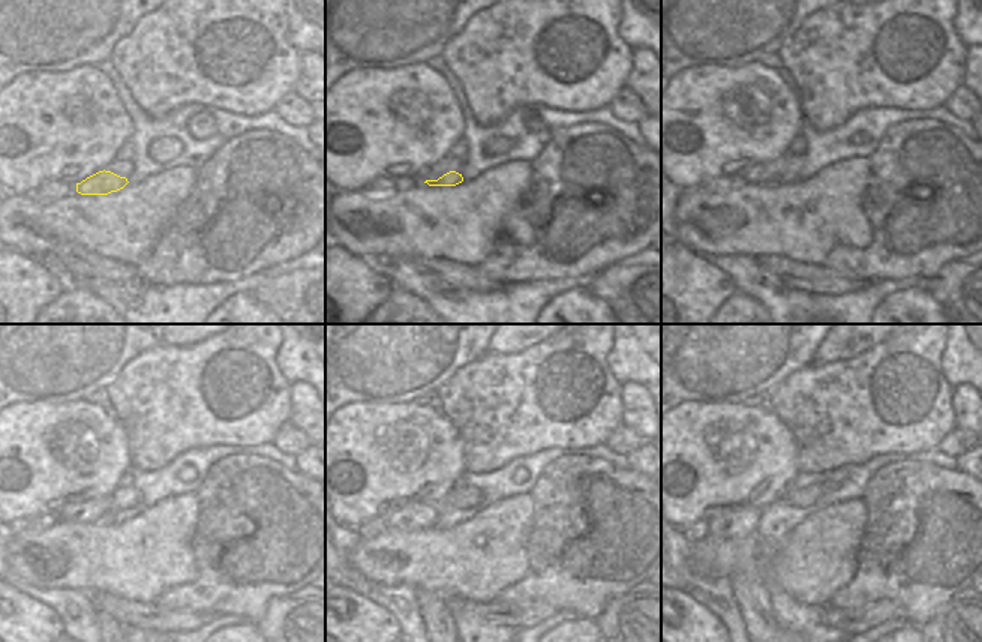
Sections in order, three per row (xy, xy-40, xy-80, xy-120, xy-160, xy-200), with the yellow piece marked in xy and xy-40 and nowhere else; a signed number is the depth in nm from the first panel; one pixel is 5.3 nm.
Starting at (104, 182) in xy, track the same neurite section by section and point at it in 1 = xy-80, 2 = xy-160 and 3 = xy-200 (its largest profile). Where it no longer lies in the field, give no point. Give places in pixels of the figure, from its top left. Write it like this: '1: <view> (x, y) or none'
1: xy-80 (795, 162)
2: xy-160 (462, 497)
3: xy-200 (799, 497)

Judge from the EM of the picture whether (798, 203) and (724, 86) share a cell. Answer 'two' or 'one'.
one

